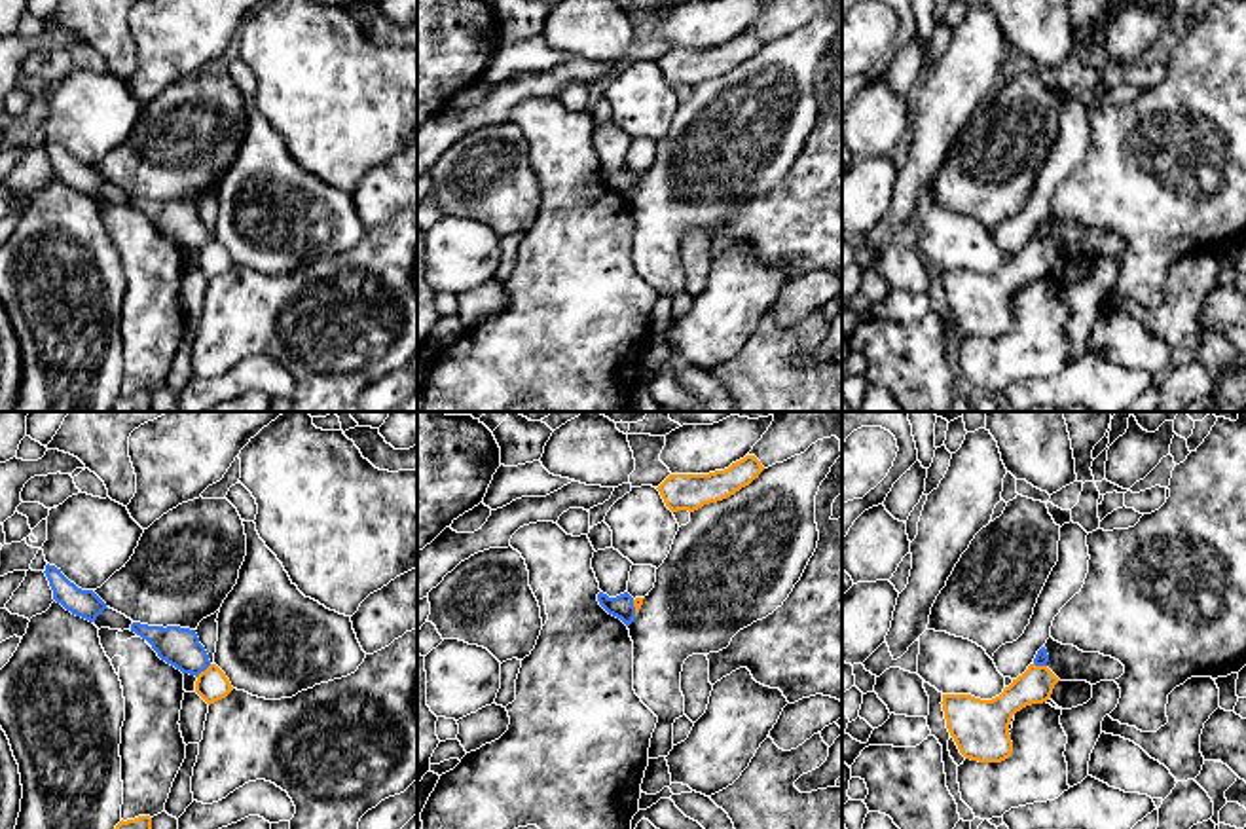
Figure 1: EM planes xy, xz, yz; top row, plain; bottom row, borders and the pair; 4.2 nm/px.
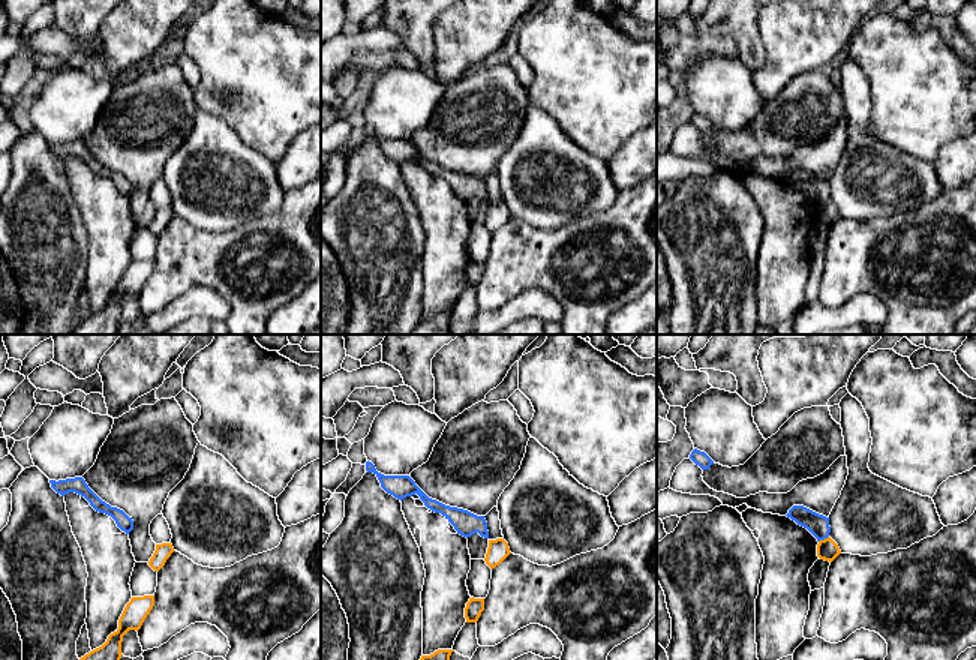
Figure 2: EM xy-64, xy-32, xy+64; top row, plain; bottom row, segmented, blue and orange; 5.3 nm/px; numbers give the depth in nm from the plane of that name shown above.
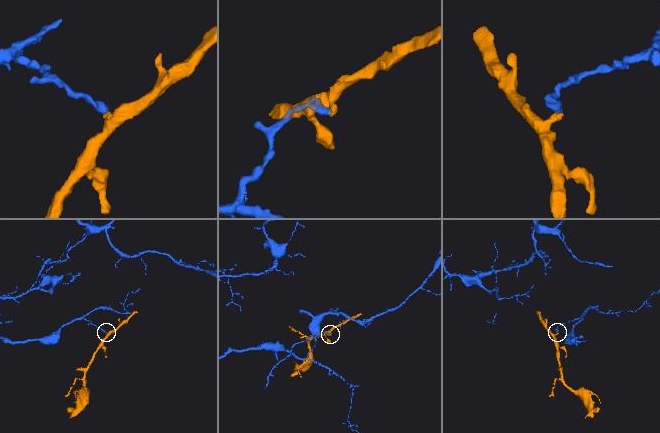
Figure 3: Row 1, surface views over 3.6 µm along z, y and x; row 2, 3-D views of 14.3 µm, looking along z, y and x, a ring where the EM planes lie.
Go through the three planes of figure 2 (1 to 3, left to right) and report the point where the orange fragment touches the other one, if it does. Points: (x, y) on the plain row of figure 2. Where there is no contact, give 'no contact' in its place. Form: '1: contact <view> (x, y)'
1: no contact
2: no contact
3: contact xy+64 (823, 203)

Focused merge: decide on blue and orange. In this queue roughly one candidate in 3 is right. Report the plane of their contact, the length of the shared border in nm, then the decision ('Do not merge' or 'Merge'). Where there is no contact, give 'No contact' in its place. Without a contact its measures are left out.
Touches blue in xy. Shared border 90 nm. Do not merge

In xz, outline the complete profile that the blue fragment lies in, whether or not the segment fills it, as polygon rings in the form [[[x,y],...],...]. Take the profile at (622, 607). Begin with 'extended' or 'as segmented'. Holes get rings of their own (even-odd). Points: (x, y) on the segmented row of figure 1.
as segmented; [[[624,592],[616,598],[609,598],[607,594],[597,594],[599,605],[613,617],[620,618],[626,626],[635,620],[633,598]]]

